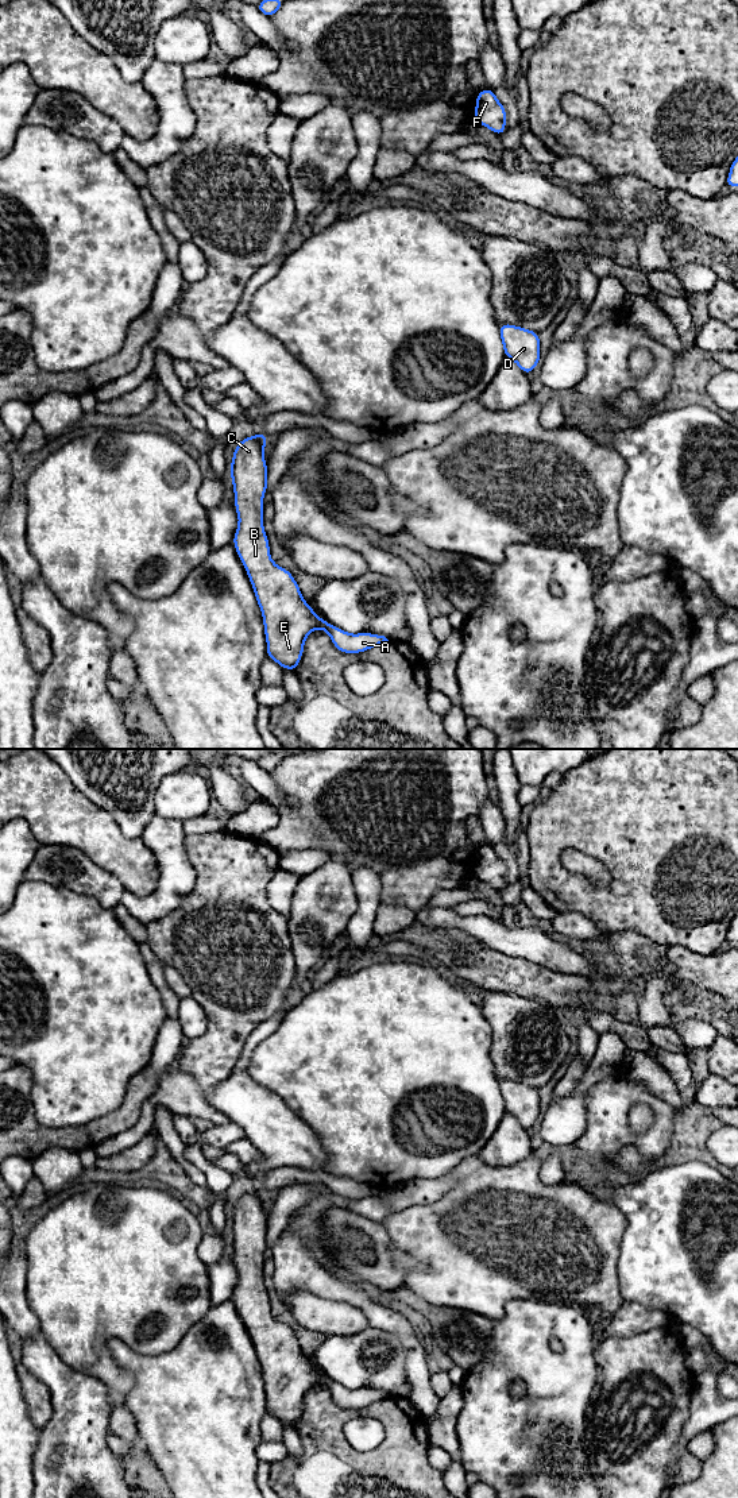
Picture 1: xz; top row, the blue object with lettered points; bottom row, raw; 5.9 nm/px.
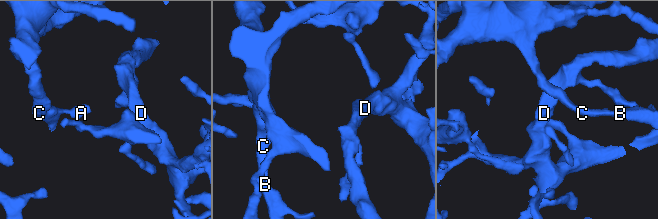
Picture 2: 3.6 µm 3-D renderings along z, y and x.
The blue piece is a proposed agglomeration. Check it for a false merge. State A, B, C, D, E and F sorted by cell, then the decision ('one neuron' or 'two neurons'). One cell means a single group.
A B C D E F; one neuron

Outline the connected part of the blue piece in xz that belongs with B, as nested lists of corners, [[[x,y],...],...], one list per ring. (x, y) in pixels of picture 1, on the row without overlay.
[[[264,1189],[243,1194],[233,1208],[229,1224],[239,1271],[233,1301],[263,1371],[267,1412],[283,1425],[295,1426],[305,1395],[316,1385],[325,1386],[343,1409],[360,1409],[389,1397],[380,1390],[349,1390],[318,1374],[304,1356],[293,1331],[271,1316],[263,1285],[263,1251],[267,1246],[267,1220],[263,1212],[266,1198]]]

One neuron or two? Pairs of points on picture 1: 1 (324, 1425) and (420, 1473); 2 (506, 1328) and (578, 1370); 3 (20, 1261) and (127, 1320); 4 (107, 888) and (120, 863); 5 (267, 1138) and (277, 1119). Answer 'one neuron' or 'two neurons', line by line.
1: one neuron
2: one neuron
3: two neurons
4: two neurons
5: one neuron

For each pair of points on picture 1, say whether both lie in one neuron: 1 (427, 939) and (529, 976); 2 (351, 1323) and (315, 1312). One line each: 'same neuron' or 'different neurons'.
1: same neuron
2: same neuron

